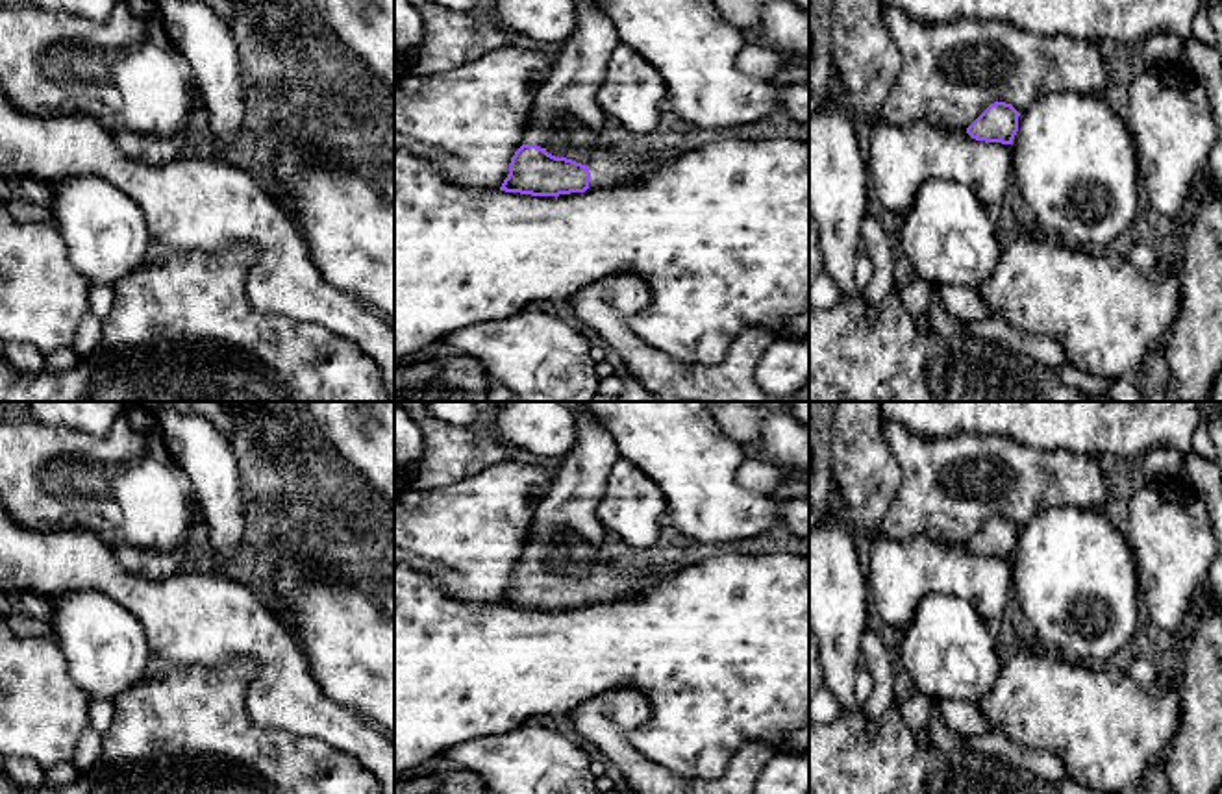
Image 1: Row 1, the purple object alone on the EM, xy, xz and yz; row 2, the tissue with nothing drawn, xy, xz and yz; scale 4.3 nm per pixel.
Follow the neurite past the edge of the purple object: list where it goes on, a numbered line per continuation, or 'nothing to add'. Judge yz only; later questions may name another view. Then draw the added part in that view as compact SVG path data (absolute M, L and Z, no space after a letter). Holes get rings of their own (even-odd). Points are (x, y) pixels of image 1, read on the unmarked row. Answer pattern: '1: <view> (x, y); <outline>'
nothing to add

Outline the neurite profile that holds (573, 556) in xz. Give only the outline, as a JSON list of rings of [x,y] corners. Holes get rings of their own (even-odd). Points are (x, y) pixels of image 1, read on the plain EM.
[[[559,533],[559,544],[552,550],[546,566],[585,577],[600,559],[605,559],[605,553],[581,540],[576,533]]]

